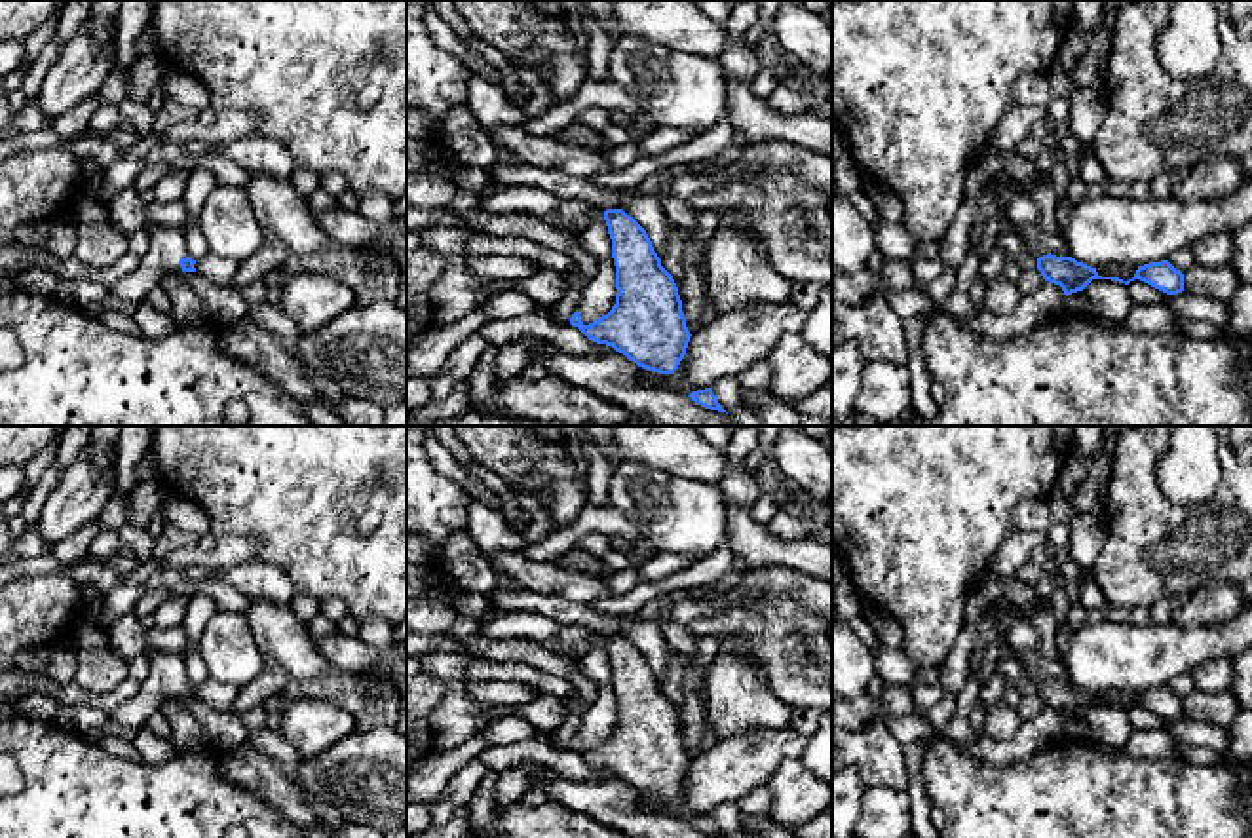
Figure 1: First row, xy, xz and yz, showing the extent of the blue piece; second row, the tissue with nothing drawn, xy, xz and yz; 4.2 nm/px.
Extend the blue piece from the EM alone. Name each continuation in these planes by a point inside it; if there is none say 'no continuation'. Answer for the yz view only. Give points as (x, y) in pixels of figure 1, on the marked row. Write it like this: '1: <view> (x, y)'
no continuation

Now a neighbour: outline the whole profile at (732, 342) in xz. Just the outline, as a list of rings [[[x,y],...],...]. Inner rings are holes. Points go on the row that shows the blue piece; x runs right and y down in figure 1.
[[[794,302],[750,304],[747,310],[720,314],[692,334],[686,355],[673,374],[642,367],[640,372],[657,388],[690,395],[764,361],[783,336],[800,334],[806,321],[807,312]]]

